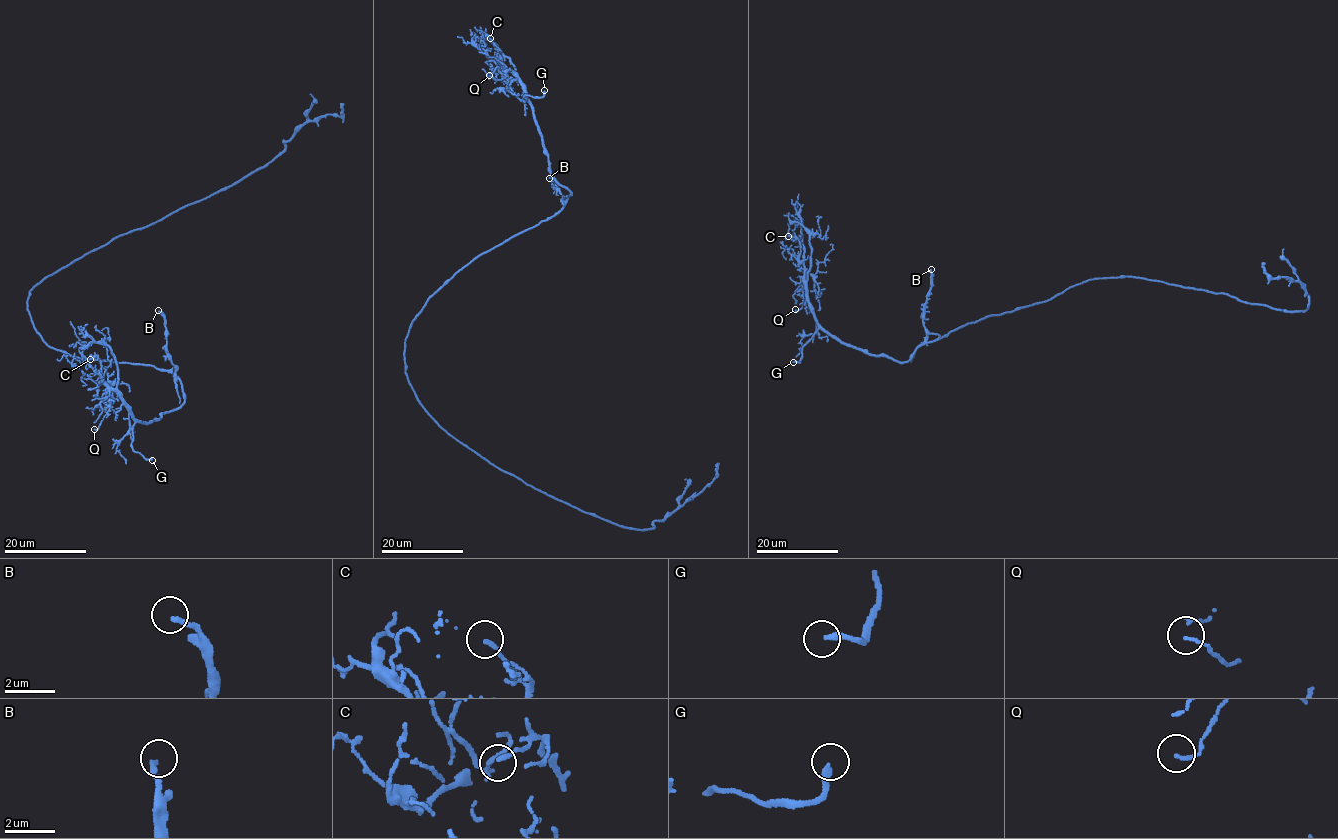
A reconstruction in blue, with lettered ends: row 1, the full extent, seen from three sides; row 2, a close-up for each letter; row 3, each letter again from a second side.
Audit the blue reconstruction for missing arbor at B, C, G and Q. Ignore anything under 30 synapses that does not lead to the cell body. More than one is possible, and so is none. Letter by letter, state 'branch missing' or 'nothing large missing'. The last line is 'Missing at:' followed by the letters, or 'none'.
B: nothing large missing
C: nothing large missing
G: branch missing
Q: nothing large missing
Missing at: G

